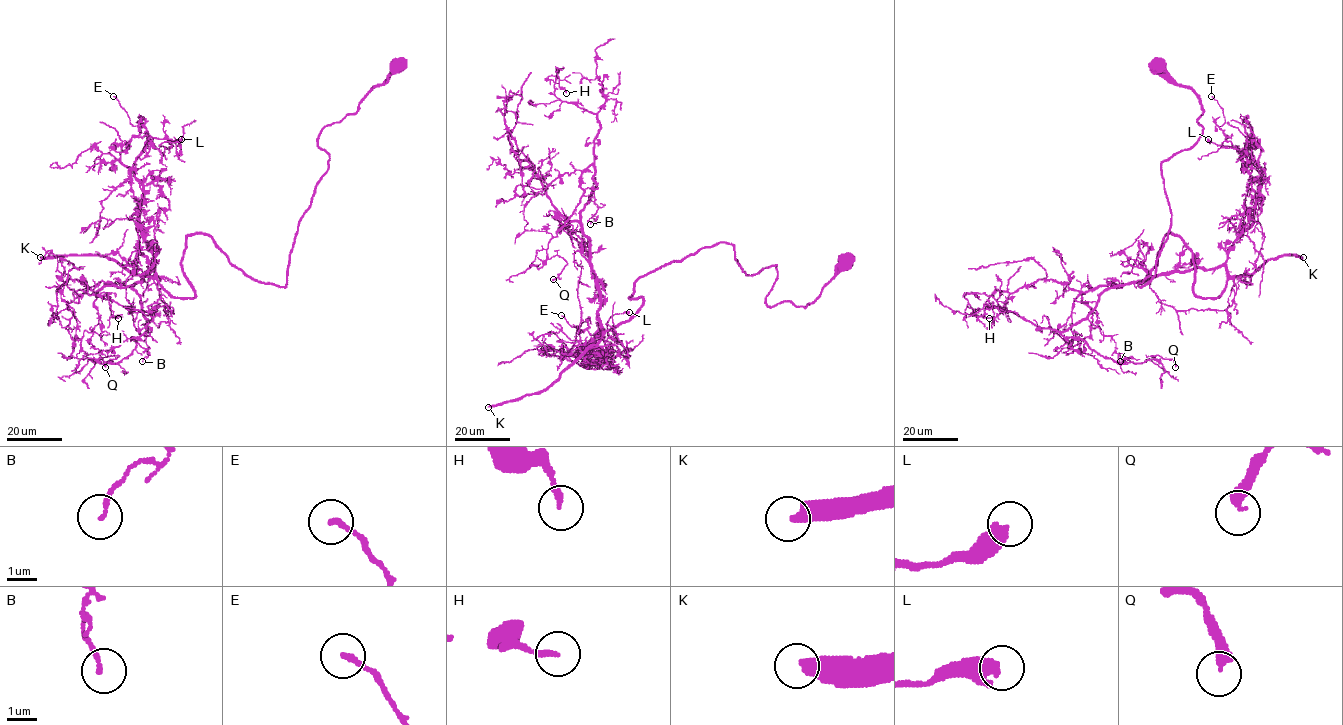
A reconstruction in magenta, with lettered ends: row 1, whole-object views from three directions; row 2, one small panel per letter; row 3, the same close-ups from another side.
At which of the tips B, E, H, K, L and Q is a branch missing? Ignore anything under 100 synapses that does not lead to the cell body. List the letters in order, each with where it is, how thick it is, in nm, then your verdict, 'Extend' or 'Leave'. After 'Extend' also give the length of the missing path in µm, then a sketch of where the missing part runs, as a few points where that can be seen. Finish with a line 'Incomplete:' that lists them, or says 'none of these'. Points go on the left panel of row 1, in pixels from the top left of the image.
B: Place: (142, 361). Thickness 140 nm. Leave
E: Place: (113, 96). Thickness 180 nm. Leave
H: Place: (118, 318). Thickness 190 nm. Leave
K: Place: (40, 257). Thickness 480 nm. Extend. Missing length about 200 µm
L: Place: (181, 139). Thickness 460 nm. Leave
Q: Place: (105, 367). Thickness 400 nm. Leave
Incomplete: K

